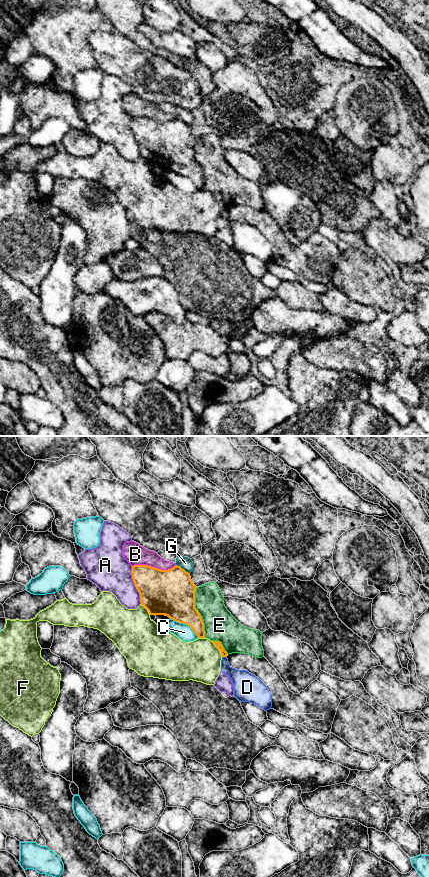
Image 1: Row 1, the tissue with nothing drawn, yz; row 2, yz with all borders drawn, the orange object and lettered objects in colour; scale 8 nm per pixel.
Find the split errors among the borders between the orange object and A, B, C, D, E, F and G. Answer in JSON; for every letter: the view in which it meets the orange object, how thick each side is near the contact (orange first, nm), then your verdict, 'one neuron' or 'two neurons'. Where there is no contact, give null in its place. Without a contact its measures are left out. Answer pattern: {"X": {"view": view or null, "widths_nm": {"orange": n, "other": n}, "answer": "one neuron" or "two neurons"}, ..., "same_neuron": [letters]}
{"A": {"view": "yz", "widths_nm": {"orange": 360, "other": 320}, "answer": "two neurons"}, "B": {"view": "yz", "widths_nm": {"orange": 380, "other": 160}, "answer": "two neurons"}, "C": {"view": "yz", "widths_nm": {"orange": 340, "other": 120}, "answer": "two neurons"}, "D": {"view": "yz", "widths_nm": {"orange": 50, "other": 170}, "answer": "two neurons"}, "E": {"view": "yz", "widths_nm": {"orange": 360, "other": 260}, "answer": "two neurons"}, "F": {"view": "yz", "widths_nm": {"orange": 50, "other": 340}, "answer": "two neurons"}, "G": {"view": "yz", "widths_nm": {"orange": 380, "other": 100}, "answer": "two neurons"}, "same_neuron": []}

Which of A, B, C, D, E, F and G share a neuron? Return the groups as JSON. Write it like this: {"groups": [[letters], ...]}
{"groups": [["A"], ["B"], ["C"], ["D"], ["E"], ["F"], ["G"]]}

